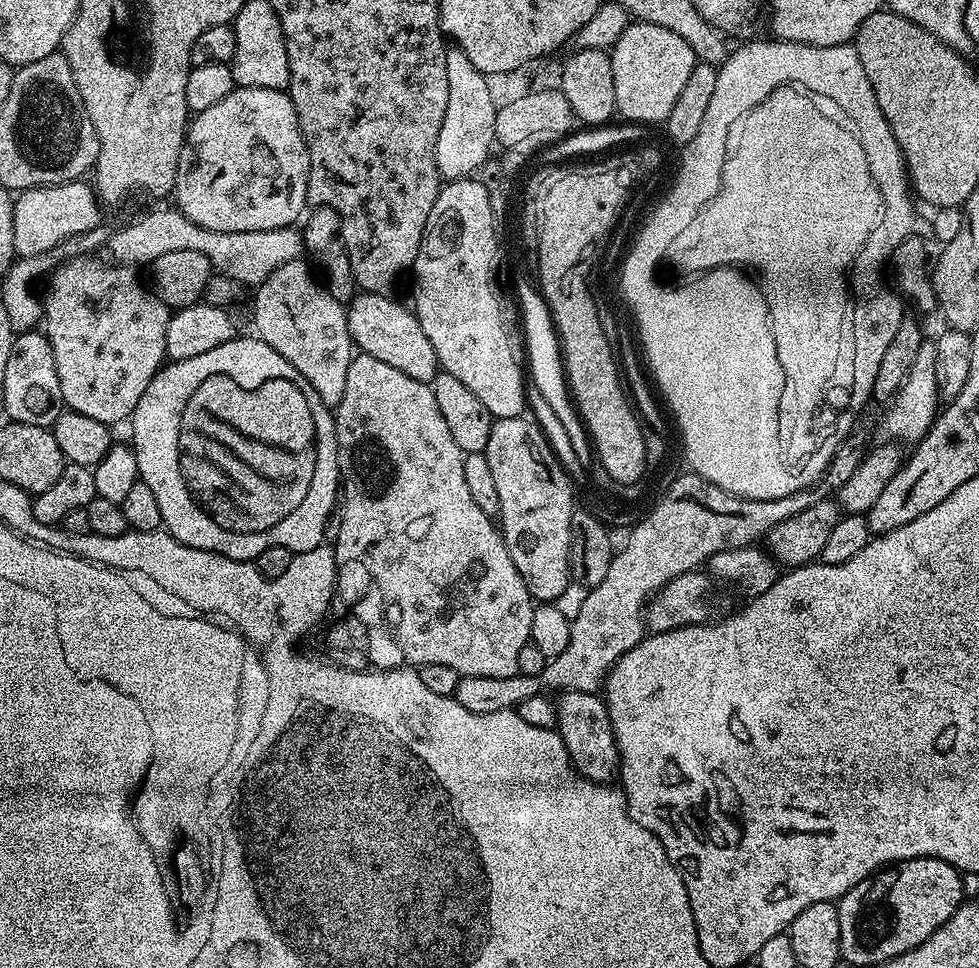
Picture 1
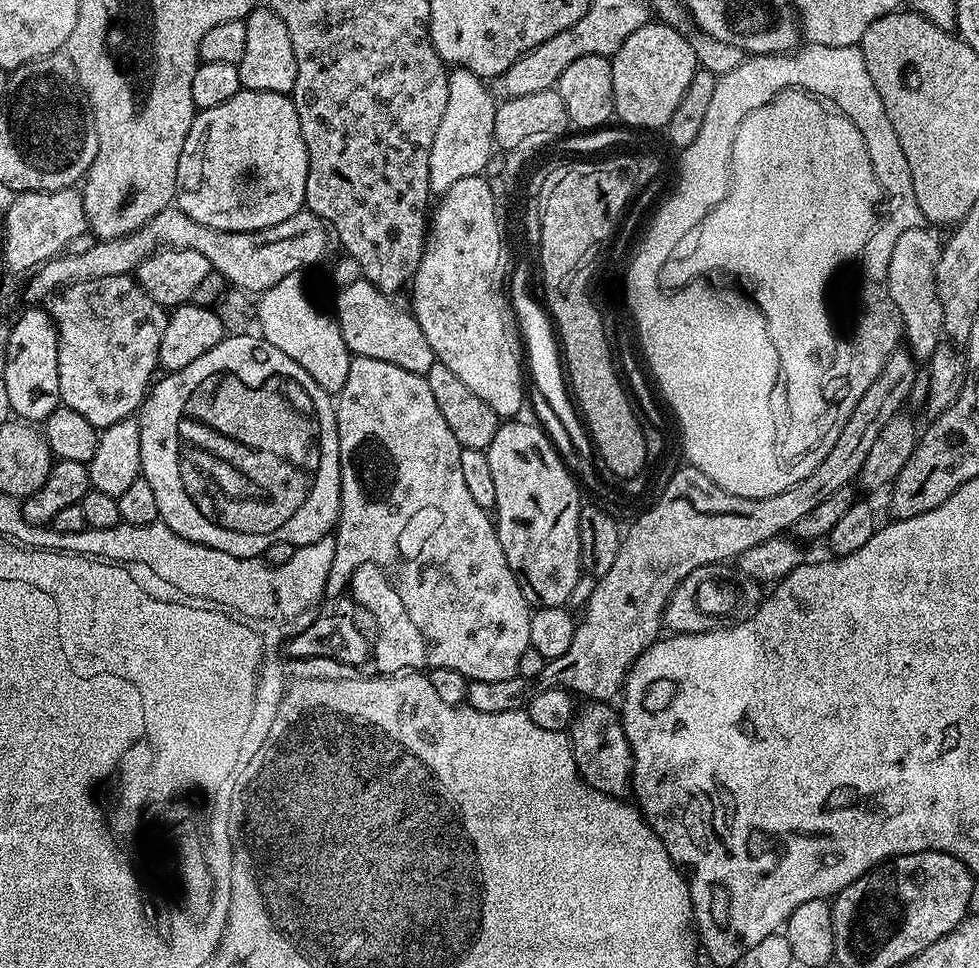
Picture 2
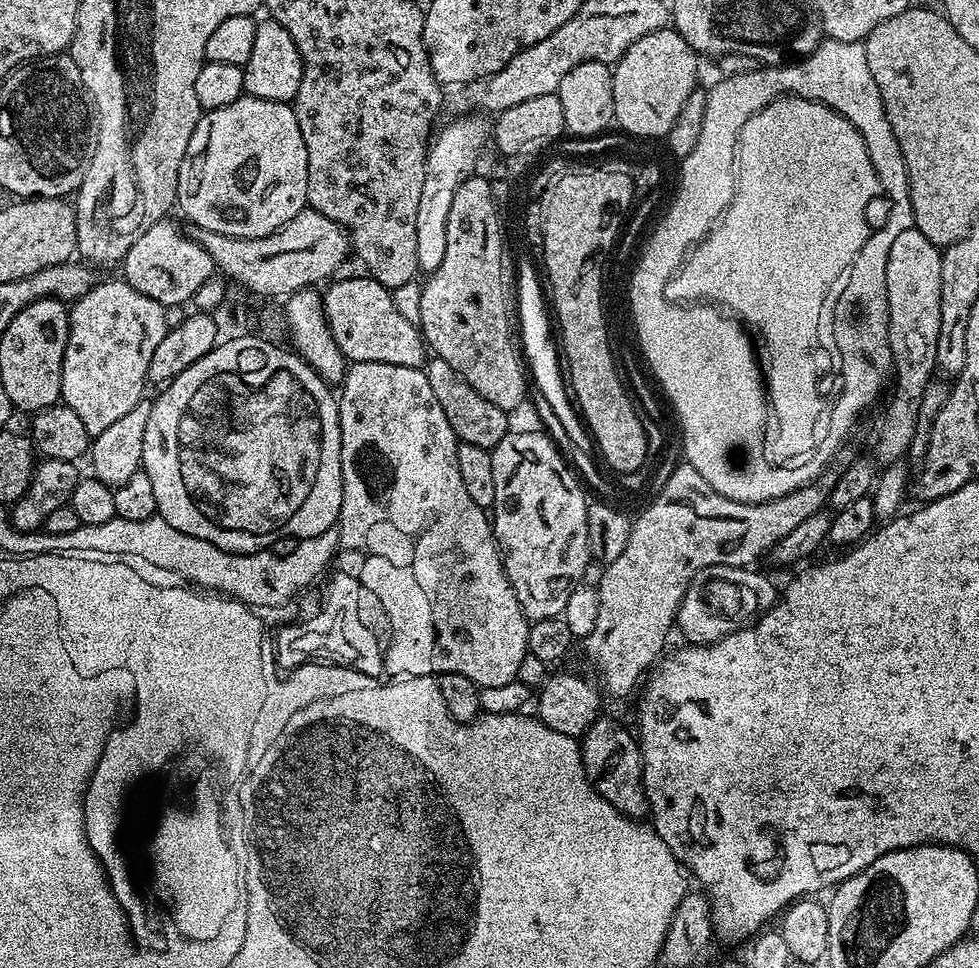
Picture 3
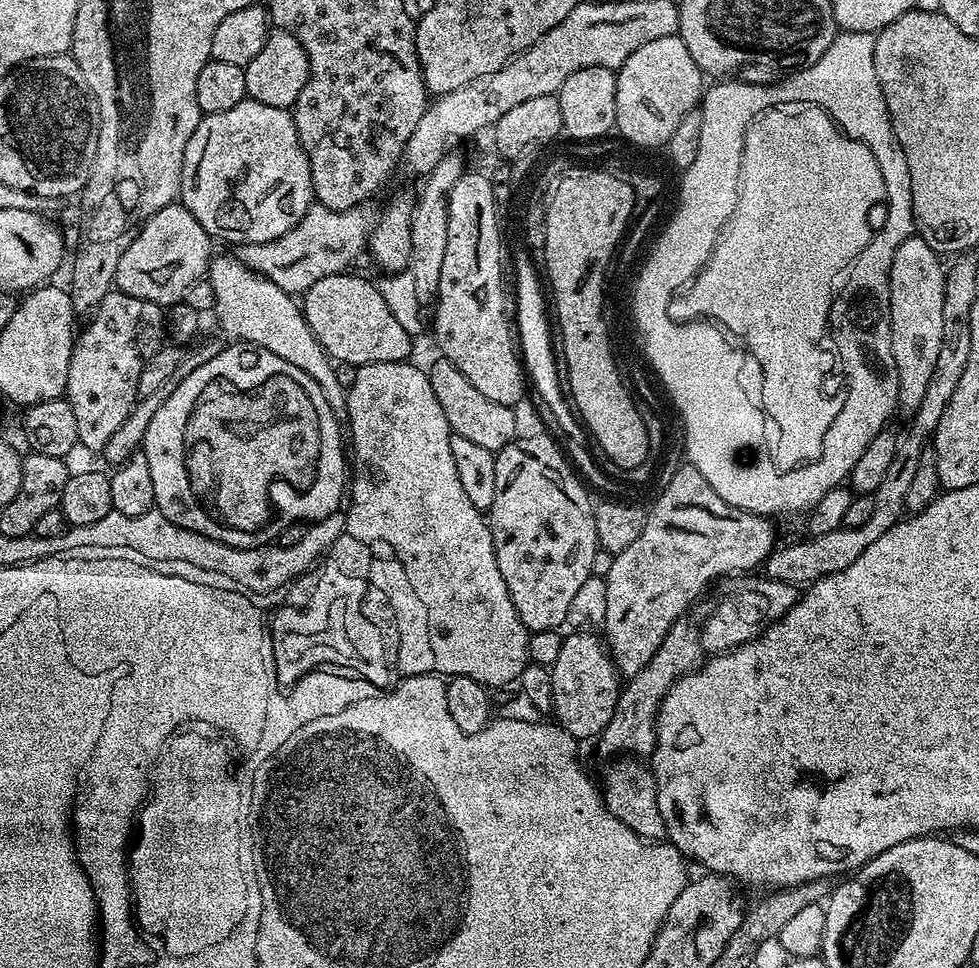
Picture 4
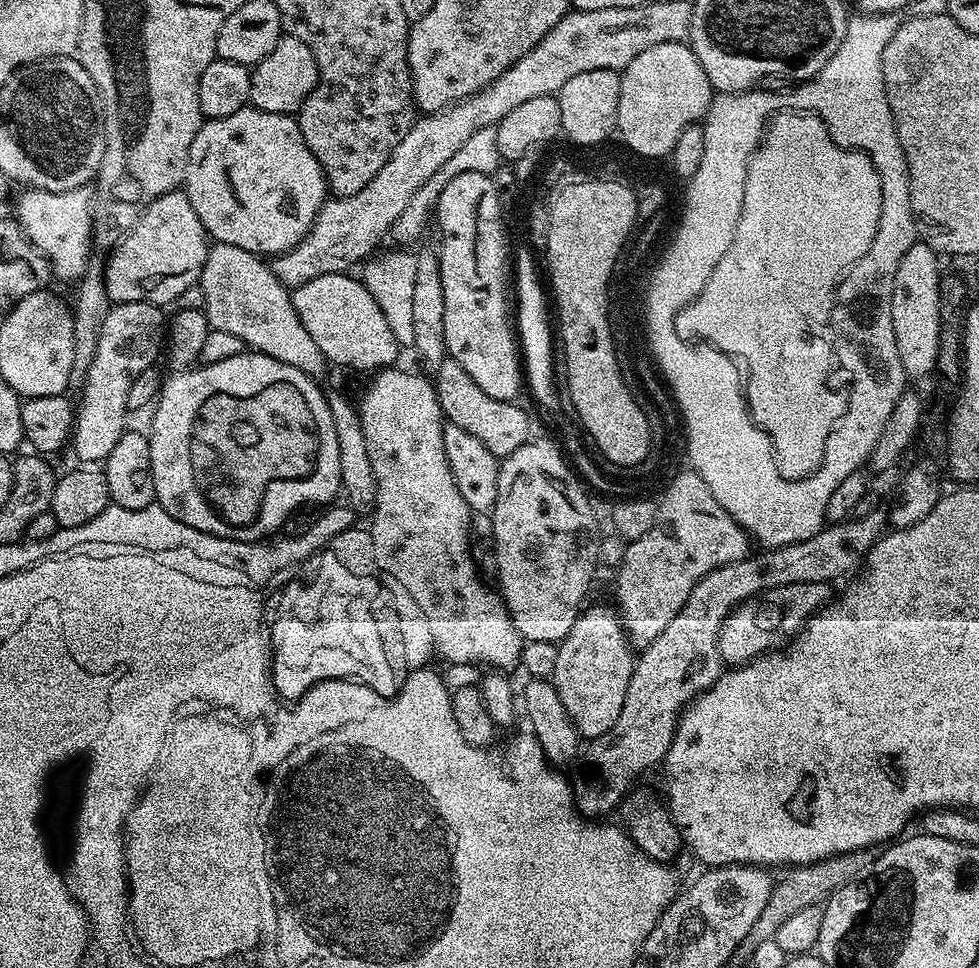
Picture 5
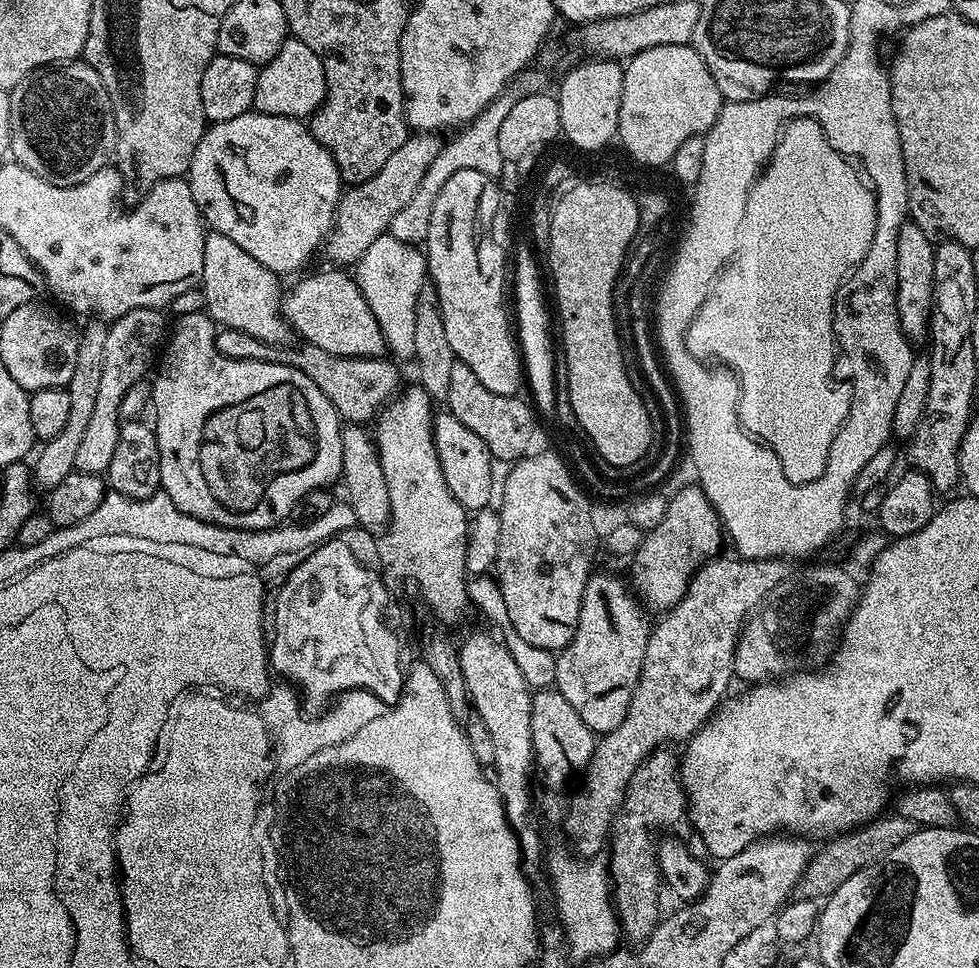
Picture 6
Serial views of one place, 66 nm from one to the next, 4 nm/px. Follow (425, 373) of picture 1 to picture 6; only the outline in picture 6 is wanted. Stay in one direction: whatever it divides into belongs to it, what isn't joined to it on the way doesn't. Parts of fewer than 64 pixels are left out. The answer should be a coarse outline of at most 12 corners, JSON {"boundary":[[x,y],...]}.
{"boundary":[[347,271],[301,275],[282,296],[306,344],[350,359],[386,352]]}

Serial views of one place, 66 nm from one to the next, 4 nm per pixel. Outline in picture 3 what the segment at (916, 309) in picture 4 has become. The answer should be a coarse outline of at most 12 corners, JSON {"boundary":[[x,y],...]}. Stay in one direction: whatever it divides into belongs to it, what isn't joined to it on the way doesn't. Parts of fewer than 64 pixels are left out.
{"boundary":[[902,230],[883,300],[896,393],[875,459],[903,461],[942,326],[942,252]]}

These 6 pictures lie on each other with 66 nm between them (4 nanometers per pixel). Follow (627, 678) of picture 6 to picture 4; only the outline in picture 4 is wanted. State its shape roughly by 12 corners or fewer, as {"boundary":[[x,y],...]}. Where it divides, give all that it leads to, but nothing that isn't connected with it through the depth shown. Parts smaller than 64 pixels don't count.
{"boundary":[[573,631],[552,673],[555,723],[595,741],[622,677],[605,641]]}

